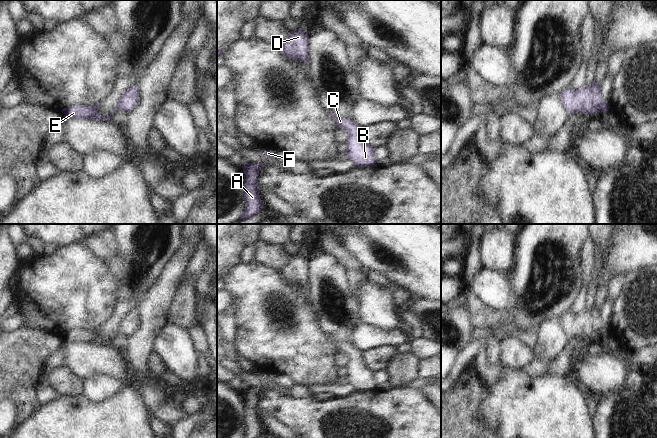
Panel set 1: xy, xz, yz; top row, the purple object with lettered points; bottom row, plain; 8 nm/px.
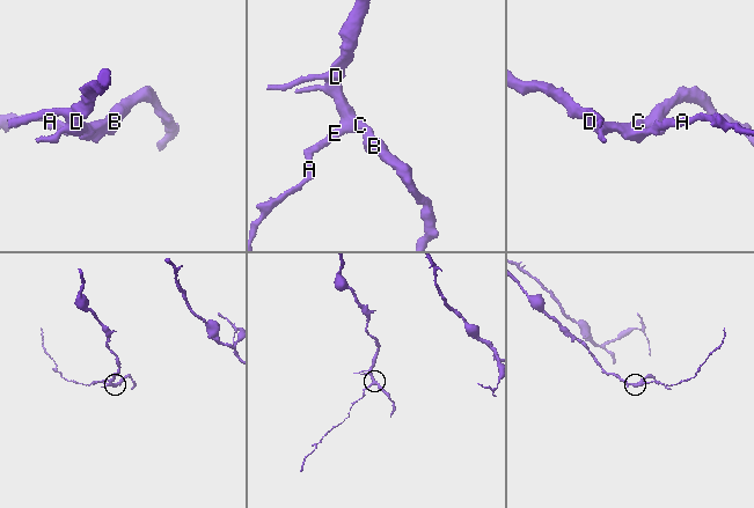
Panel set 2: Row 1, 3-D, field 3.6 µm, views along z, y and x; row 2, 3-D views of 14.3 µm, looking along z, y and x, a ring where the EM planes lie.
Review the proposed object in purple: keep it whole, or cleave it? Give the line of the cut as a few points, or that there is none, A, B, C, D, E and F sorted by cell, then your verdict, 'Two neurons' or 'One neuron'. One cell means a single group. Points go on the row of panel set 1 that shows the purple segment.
No split. Groups: A B C D E F. One neuron

